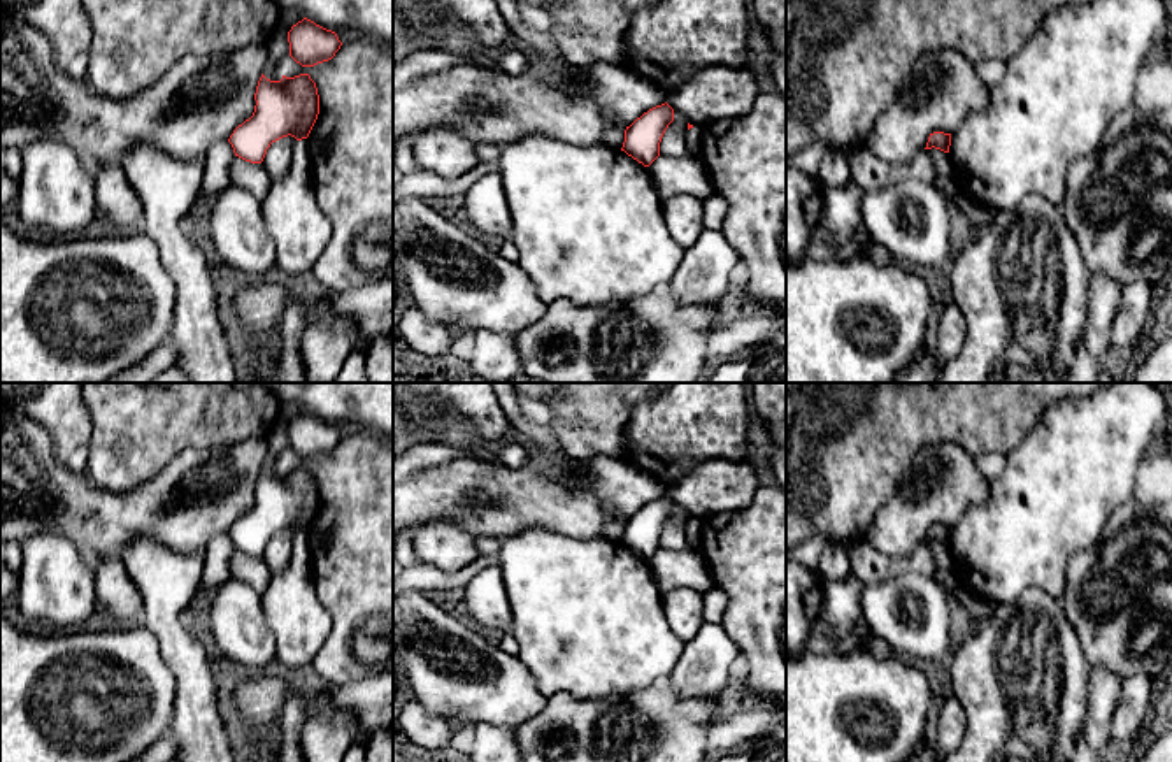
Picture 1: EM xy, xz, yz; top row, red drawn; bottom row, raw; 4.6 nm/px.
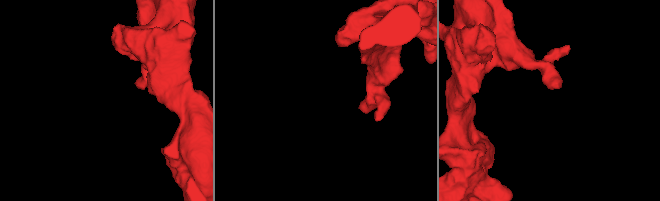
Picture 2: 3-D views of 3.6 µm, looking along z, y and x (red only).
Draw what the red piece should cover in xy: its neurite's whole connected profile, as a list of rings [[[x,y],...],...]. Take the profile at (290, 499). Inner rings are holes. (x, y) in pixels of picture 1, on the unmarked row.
[[[261,467],[254,493],[253,509],[228,532],[235,550],[251,557],[261,557],[270,537],[282,530],[307,532],[319,507],[318,481],[309,467],[281,474]]]

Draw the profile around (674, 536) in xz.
[[[674,502],[674,514],[665,523],[661,536],[660,536],[660,548],[684,551],[693,550],[688,534],[688,514],[682,507]]]

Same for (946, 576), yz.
[[[926,543],[937,560],[937,572],[933,579],[953,597],[956,599],[958,588],[961,586],[954,572],[954,562],[949,551],[949,546],[940,543]]]

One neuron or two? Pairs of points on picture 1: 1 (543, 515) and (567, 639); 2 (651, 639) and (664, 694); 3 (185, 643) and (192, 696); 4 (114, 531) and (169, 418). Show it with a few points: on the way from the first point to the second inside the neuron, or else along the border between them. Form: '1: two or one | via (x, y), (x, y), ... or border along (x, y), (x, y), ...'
1: two | border along (586, 538), (525, 529), (506, 539)
2: two | border along (665, 678), (621, 696)
3: one | via (185, 655), (192, 671), (192, 683)
4: two | border along (171, 462), (128, 490), (109, 492), (95, 485)

